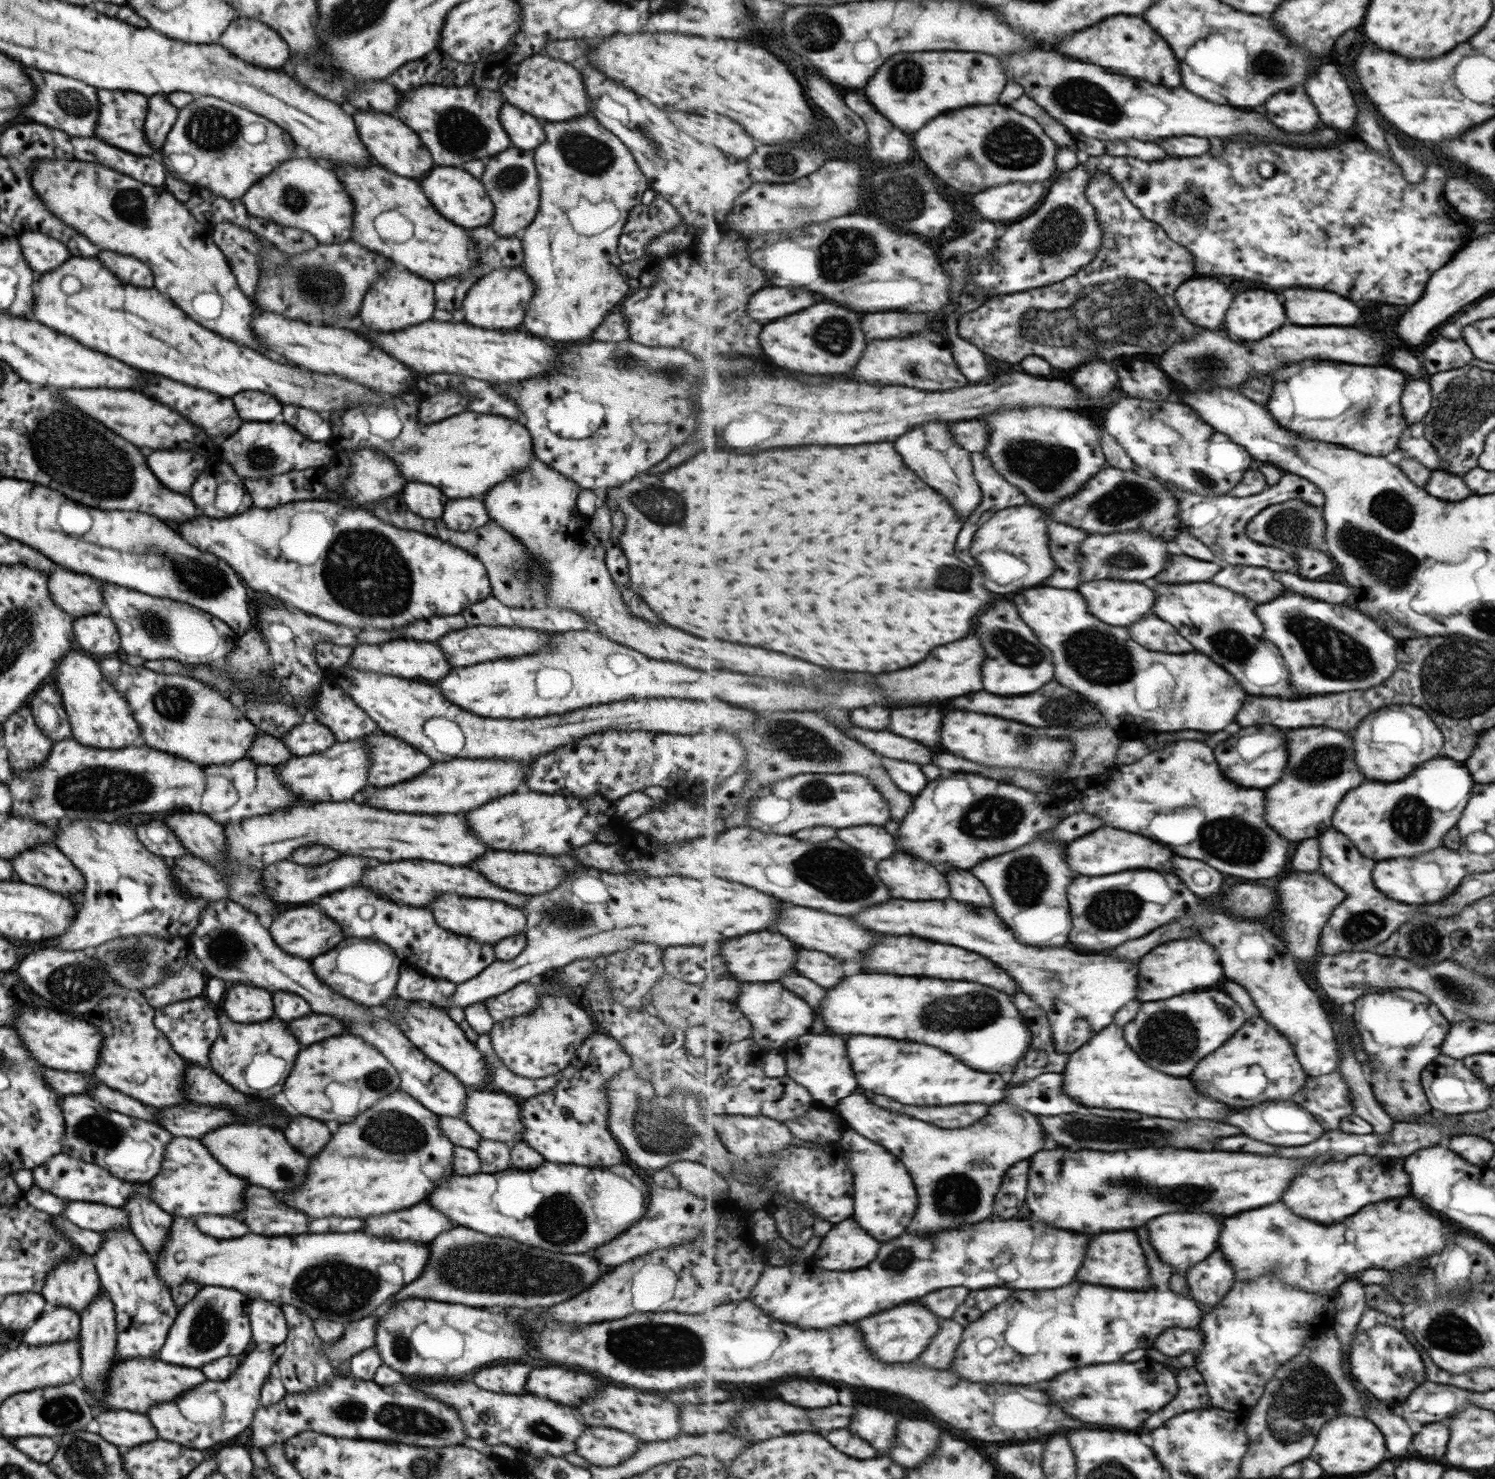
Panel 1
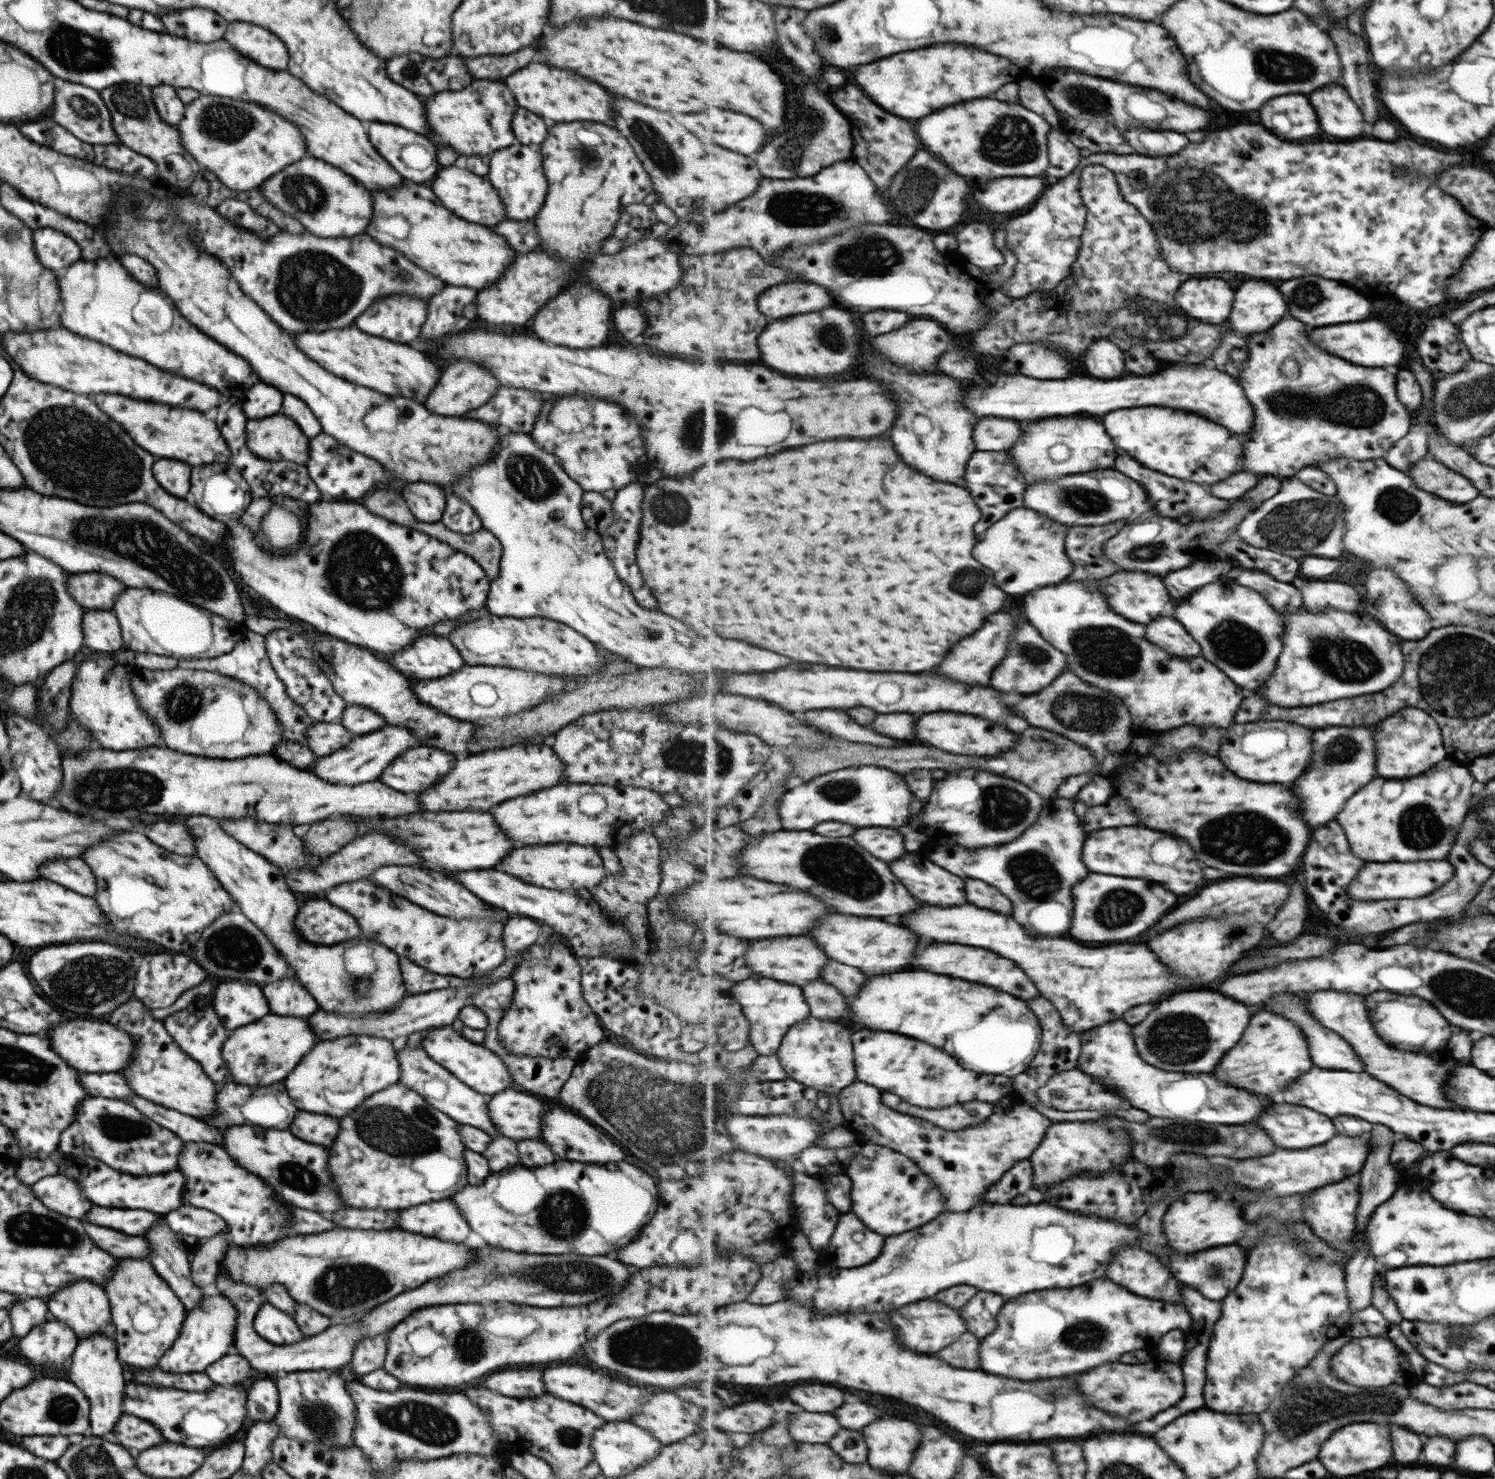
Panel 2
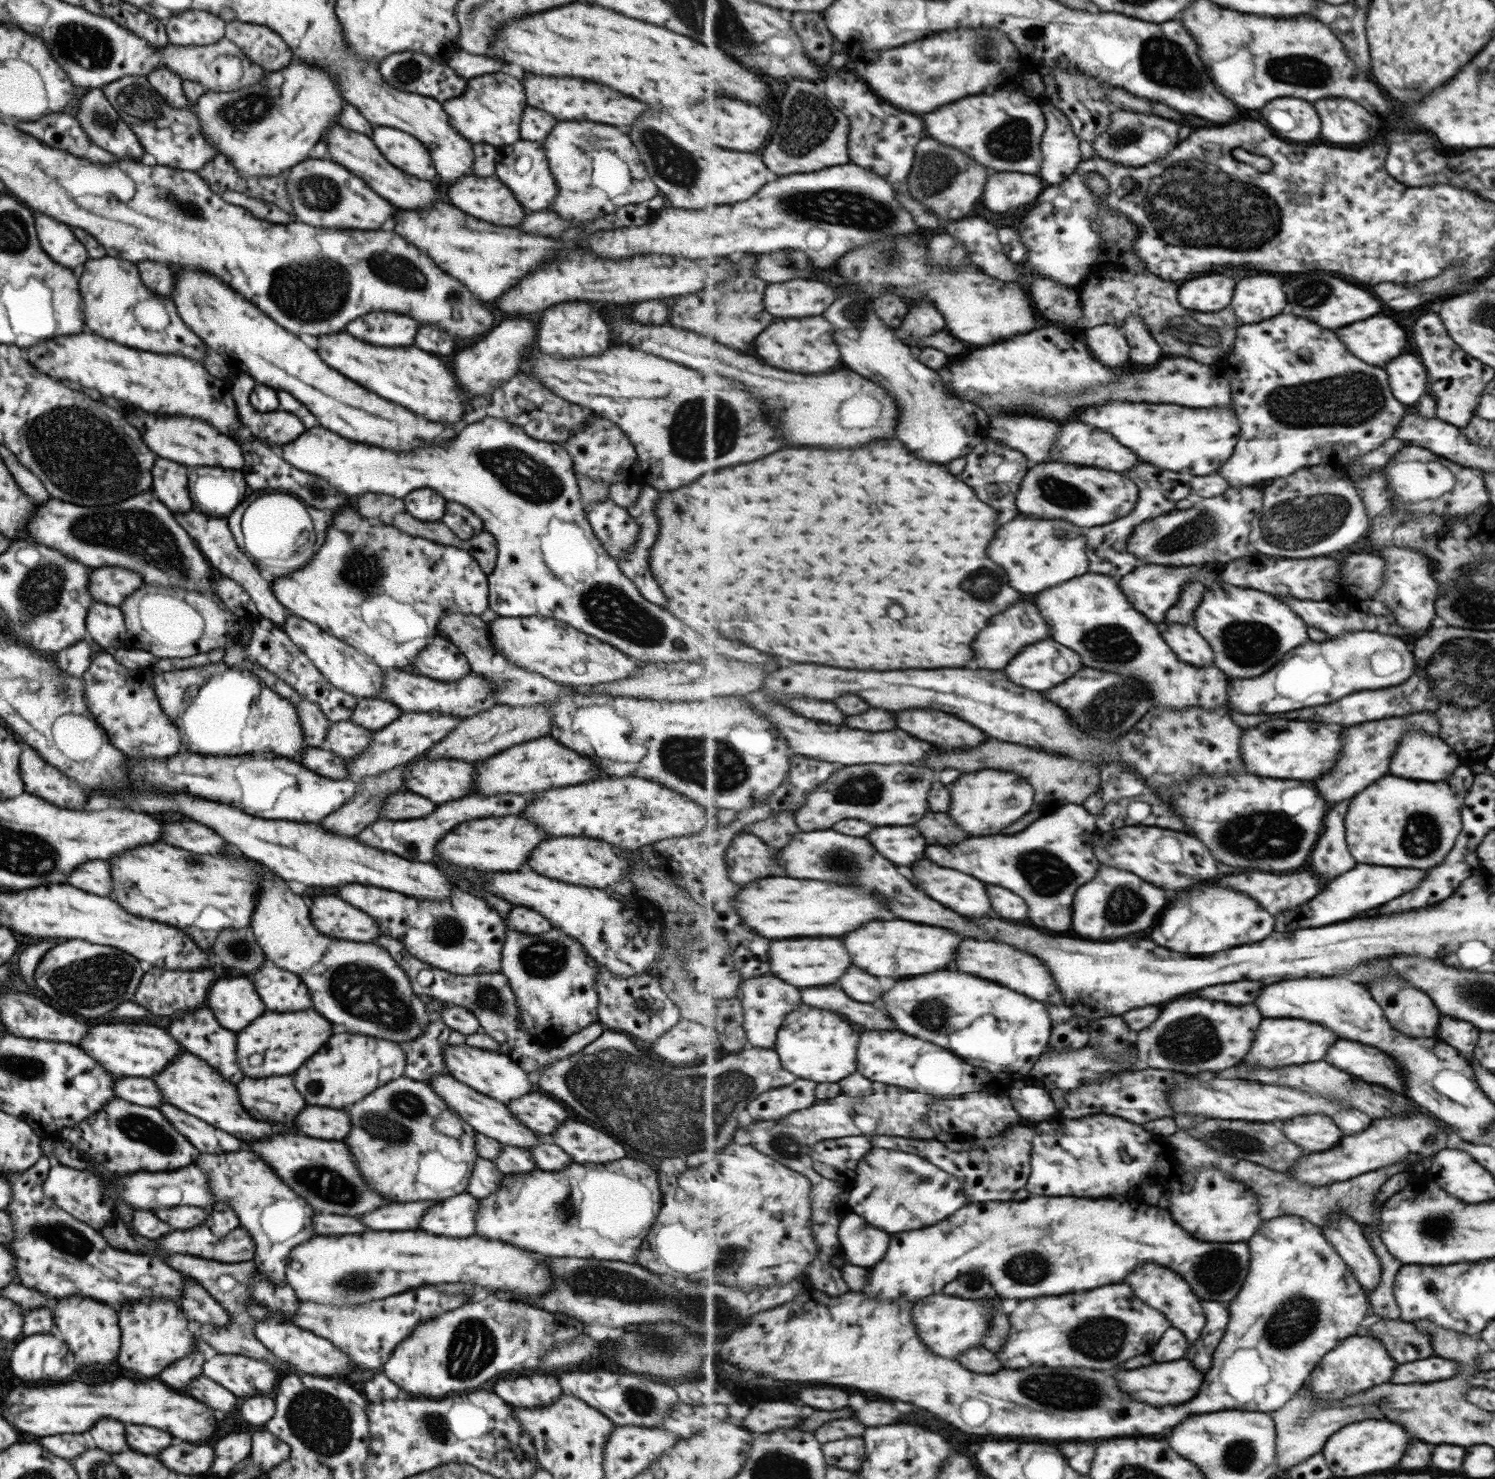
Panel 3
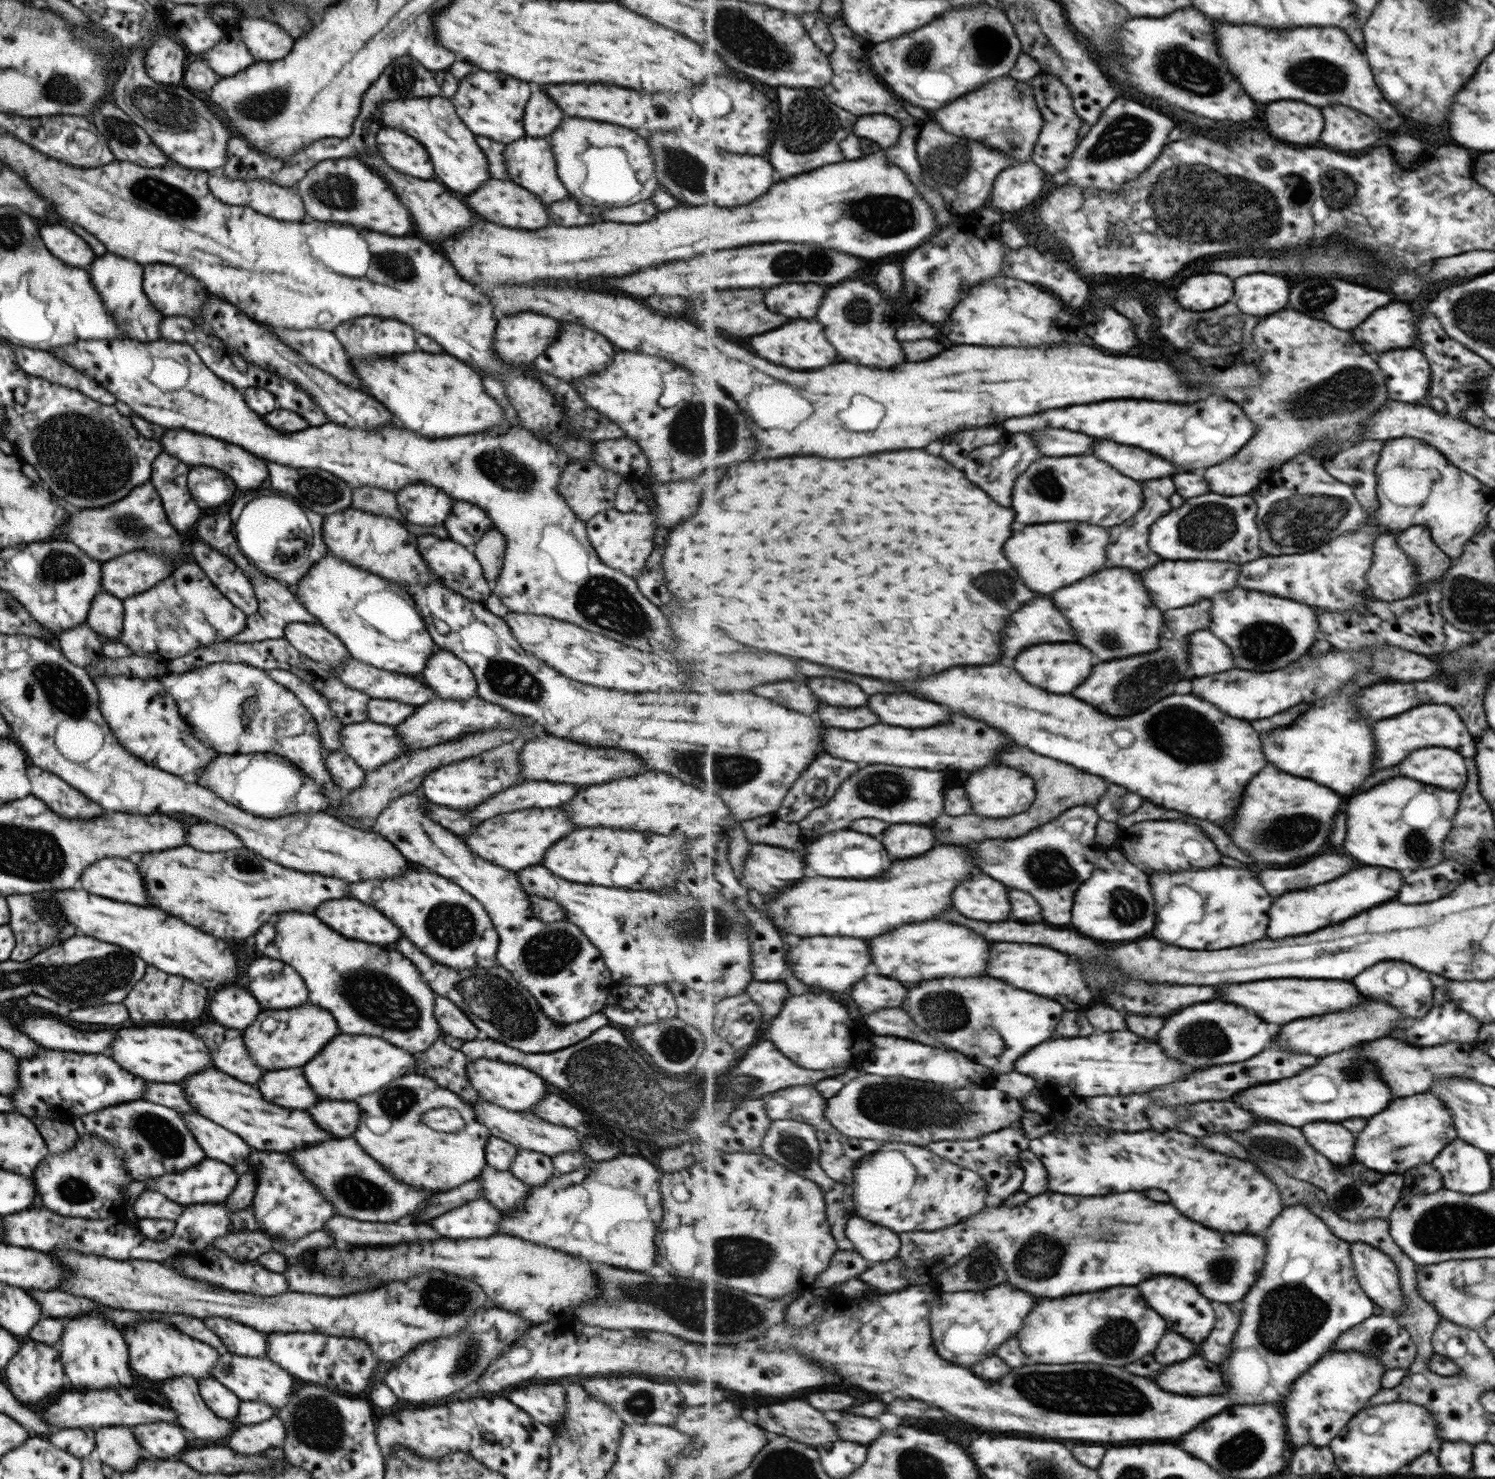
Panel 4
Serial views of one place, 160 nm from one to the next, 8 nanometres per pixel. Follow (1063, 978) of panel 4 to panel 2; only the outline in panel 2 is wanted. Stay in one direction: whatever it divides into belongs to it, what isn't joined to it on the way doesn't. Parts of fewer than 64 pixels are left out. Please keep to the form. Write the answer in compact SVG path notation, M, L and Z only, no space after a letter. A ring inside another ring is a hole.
M961 944L921 946L921 950L917 950L913 966L915 968L921 966L921 970L927 970L927 972L949 974L949 976L955 976L955 978L971 980L971 982L981 982L981 984L993 986L997 990L1005 990L1009 994L1017 994L1017 998L1025 999L1026 1001L1031 1001L1040 996L1037 986L1029 980L1029 976L1023 970L1019 970L1019 966L1013 960L1001 958L999 954L993 954L989 950L981 950L981 948L975 948L975 946L961 946Z

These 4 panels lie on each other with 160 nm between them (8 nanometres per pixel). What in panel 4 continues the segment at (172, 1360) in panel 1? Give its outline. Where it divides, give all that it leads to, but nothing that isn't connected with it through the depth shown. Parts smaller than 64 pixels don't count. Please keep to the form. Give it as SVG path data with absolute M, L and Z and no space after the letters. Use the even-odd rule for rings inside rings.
M193 1377L168 1378L162 1381L162 1392L177 1412L179 1424L195 1438L222 1444L221 1438L227 1438L237 1426L234 1420L219 1418L205 1406Z

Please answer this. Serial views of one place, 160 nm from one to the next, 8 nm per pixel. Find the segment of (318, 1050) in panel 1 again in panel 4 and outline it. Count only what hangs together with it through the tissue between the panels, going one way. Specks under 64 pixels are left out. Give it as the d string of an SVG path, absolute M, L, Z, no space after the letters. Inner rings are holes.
M339 1034L303 1066L303 1076L319 1100L353 1100L357 1096L375 1092L393 1078L411 1073L413 1067L413 1054L381 1038Z

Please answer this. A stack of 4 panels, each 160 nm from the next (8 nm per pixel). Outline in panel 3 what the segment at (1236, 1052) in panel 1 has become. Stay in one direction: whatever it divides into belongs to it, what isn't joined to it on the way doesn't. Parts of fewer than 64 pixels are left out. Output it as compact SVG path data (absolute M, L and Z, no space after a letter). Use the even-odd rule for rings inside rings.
M1265 1018L1261 1022L1261 1030L1257 1032L1257 1042L1249 1056L1245 1056L1248 1066L1264 1066L1265 1068L1284 1068L1292 1064L1308 1064L1324 1060L1330 1048L1341 1039L1333 1028L1327 1028L1315 1021L1309 1022L1298 1018Z

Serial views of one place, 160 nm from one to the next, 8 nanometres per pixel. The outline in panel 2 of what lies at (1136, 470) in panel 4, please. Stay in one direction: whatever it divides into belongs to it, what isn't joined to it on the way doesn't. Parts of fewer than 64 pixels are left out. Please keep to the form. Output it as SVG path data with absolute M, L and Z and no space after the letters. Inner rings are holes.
M1063 416L1049 417L1037 422L1025 420L1022 424L1024 431L1020 439L1008 451L1015 459L1018 469L1025 475L1028 484L1037 484L1040 480L1059 480L1069 474L1114 468L1117 446L1113 438L1105 432L1105 426L1097 420Z

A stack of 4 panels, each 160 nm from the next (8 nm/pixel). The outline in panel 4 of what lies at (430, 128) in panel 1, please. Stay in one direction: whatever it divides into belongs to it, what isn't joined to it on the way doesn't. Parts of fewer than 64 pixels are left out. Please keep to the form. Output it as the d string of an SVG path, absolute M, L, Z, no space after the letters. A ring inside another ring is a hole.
M477 70L461 78L456 88L457 92L450 101L453 102L455 112L461 118L461 122L467 126L467 130L505 145L523 137L521 116L523 116L523 106L529 98L529 88L525 82L519 82L509 76L501 76L497 72L487 74Z

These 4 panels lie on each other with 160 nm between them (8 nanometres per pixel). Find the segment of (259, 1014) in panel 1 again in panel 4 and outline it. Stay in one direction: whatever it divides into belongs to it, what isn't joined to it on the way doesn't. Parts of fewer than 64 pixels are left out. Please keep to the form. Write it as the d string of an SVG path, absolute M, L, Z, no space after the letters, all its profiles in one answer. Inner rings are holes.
M225 985L217 988L207 1004L211 1012L210 1020L228 1029L243 1032L255 1016L259 1014L259 1006L251 994L247 994L239 985Z

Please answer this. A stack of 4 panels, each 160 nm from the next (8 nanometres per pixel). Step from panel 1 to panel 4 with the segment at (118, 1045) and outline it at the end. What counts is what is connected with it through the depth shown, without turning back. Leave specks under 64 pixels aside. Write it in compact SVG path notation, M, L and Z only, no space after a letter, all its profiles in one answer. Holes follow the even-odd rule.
M211 1065L205 1067L201 1072L191 1074L179 1085L184 1092L186 1103L190 1104L192 1110L236 1134L251 1149L285 1152L285 1150L295 1150L301 1146L311 1146L315 1142L333 1138L327 1132L323 1132L321 1128L317 1128L305 1112L285 1110L281 1106L269 1104L269 1102L261 1100L257 1089L251 1088L253 1085L239 1082L236 1078L219 1072Z

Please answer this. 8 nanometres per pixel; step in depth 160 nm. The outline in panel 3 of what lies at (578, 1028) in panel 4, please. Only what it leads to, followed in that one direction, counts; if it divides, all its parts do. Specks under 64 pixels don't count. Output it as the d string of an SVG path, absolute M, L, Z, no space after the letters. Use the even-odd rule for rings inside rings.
M387 935L376 938L375 944L384 948L389 956L397 963L397 966L409 979L412 991L417 995L427 995L437 1001L451 1006L459 1006L469 1010L477 1018L481 1032L490 1036L498 1046L497 1053L505 1055L511 1062L517 1063L521 1070L531 1082L538 1078L538 1070L549 1066L566 1056L579 1052L586 1044L593 1042L603 1031L604 1027L599 1022L594 1022L579 1032L568 1036L559 1046L541 1045L531 1040L528 1034L518 1026L518 1008L515 1005L515 995L509 986L507 978L501 972L473 975L458 975L434 968L425 962L413 958L405 947ZM419 970L430 970L433 974L431 983L428 986L421 986L415 981Z

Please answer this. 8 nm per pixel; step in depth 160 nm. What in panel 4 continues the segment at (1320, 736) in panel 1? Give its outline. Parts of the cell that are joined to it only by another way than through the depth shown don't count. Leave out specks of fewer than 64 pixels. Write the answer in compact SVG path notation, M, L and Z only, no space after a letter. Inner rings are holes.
M1446 704L1419 705L1397 716L1389 717L1387 720L1373 722L1373 746L1377 748L1373 770L1395 766L1411 750L1423 748L1423 746L1445 746L1445 748L1459 752L1465 760L1472 759L1476 755L1476 740L1469 735L1469 730L1465 727L1460 715Z

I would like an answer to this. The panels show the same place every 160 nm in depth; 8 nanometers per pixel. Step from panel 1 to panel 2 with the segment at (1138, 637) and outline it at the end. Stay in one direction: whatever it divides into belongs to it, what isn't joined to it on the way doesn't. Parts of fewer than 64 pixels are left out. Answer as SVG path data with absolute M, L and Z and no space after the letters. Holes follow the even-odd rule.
M1159 618L1157 622L1151 622L1146 636L1169 654L1187 656L1187 659L1202 656L1200 643L1175 618Z

